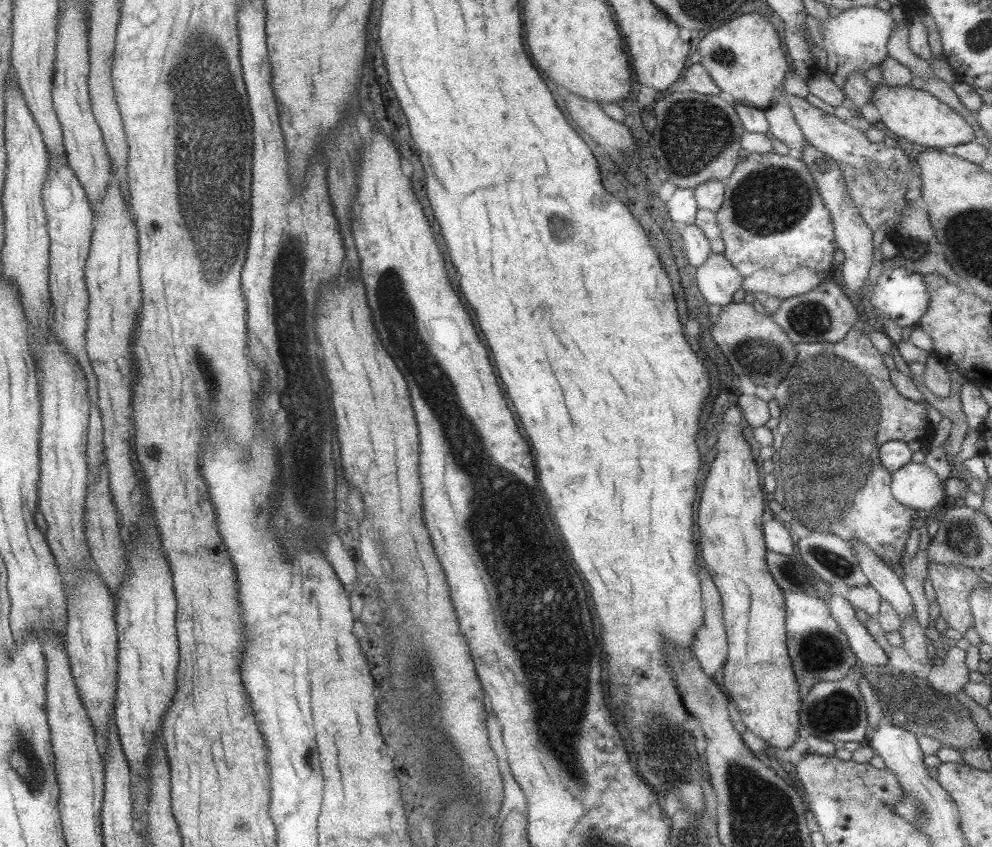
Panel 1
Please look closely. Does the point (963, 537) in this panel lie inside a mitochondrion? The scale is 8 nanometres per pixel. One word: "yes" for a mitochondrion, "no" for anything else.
yes

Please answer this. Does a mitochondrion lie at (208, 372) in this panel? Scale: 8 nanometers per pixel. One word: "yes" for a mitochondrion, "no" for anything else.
yes

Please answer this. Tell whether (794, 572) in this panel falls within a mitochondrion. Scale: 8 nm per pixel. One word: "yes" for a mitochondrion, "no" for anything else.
yes

